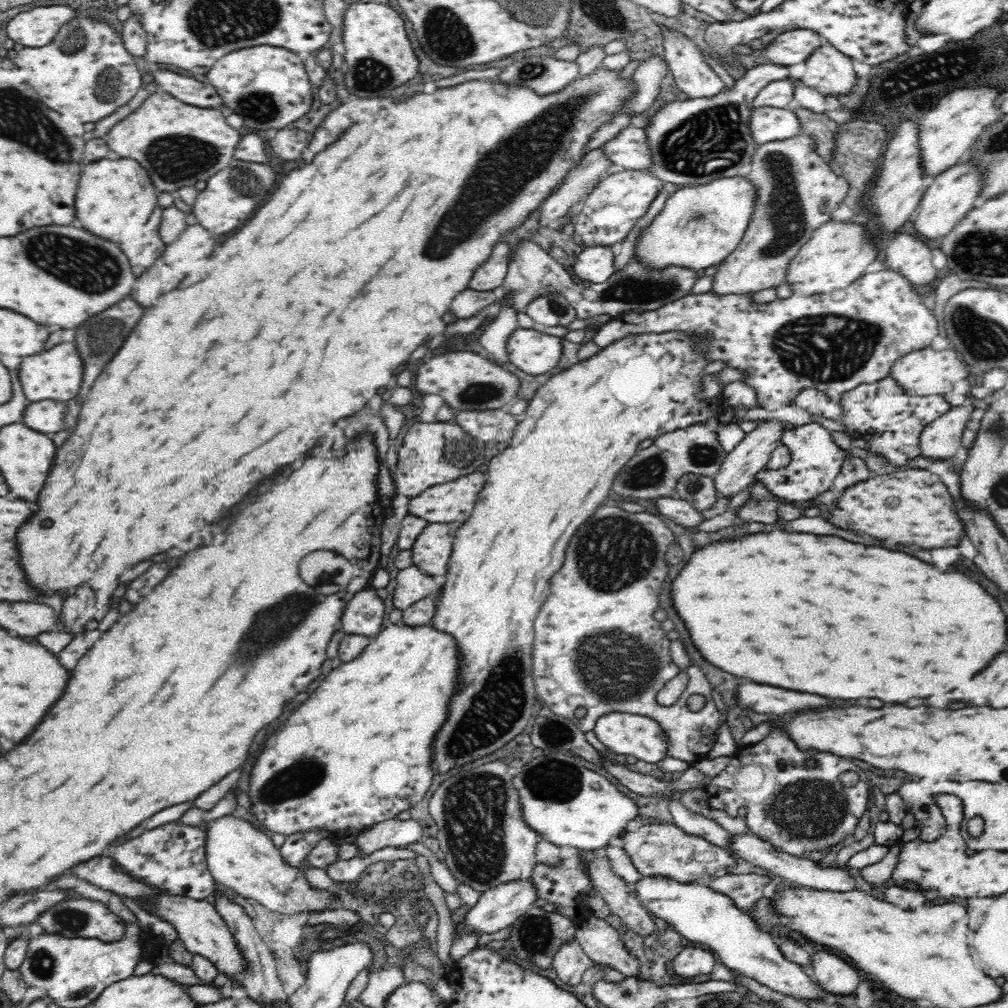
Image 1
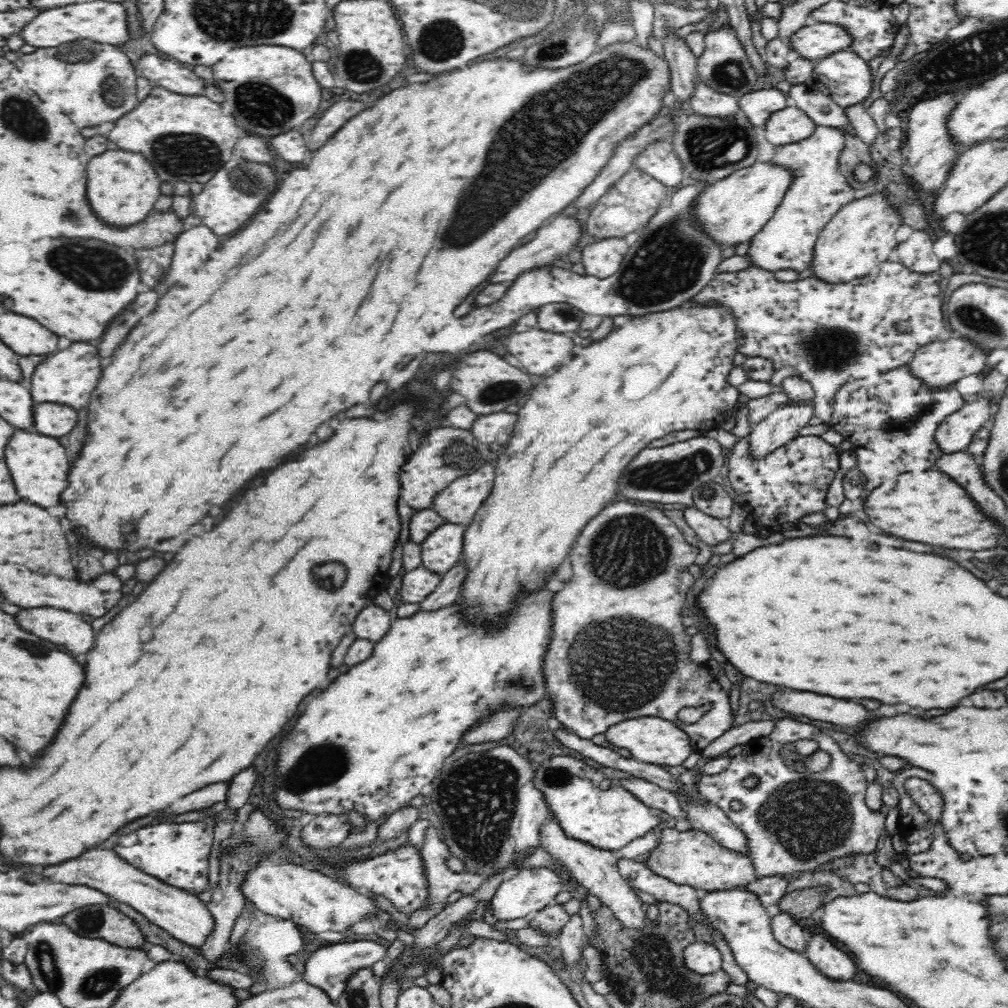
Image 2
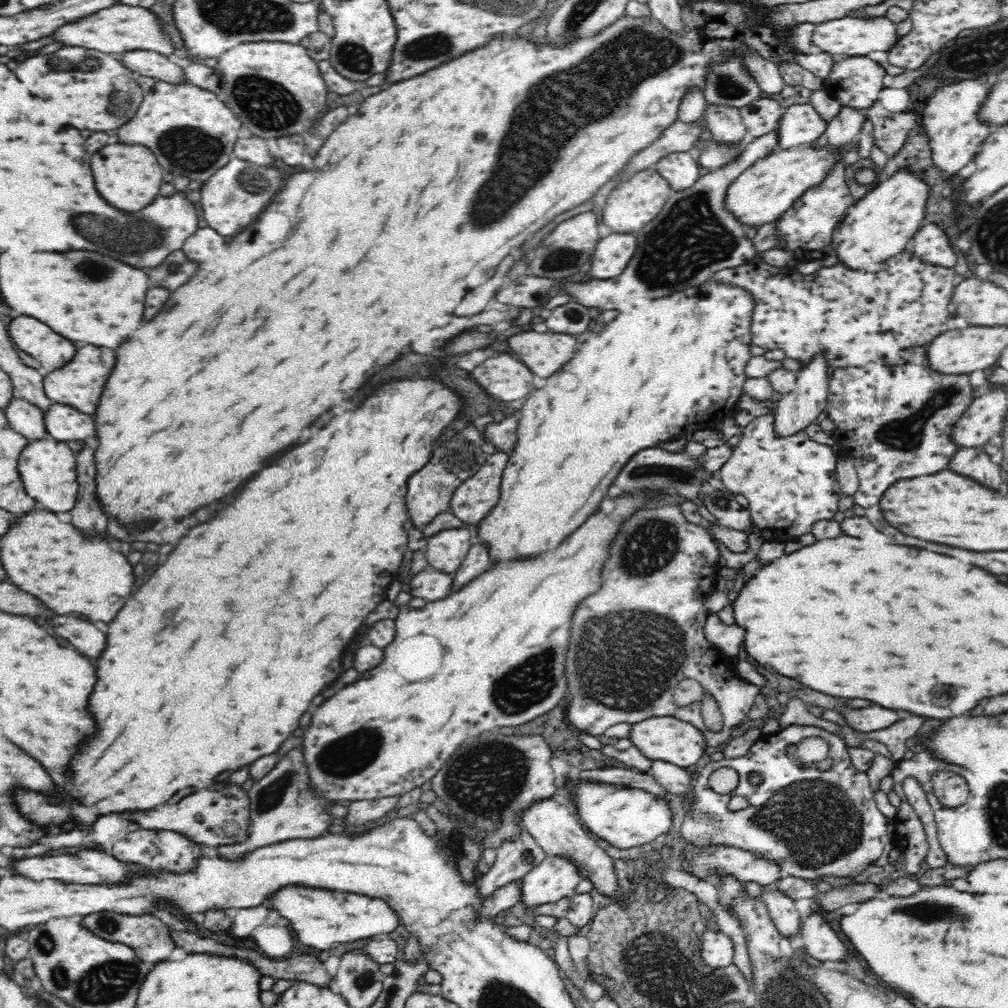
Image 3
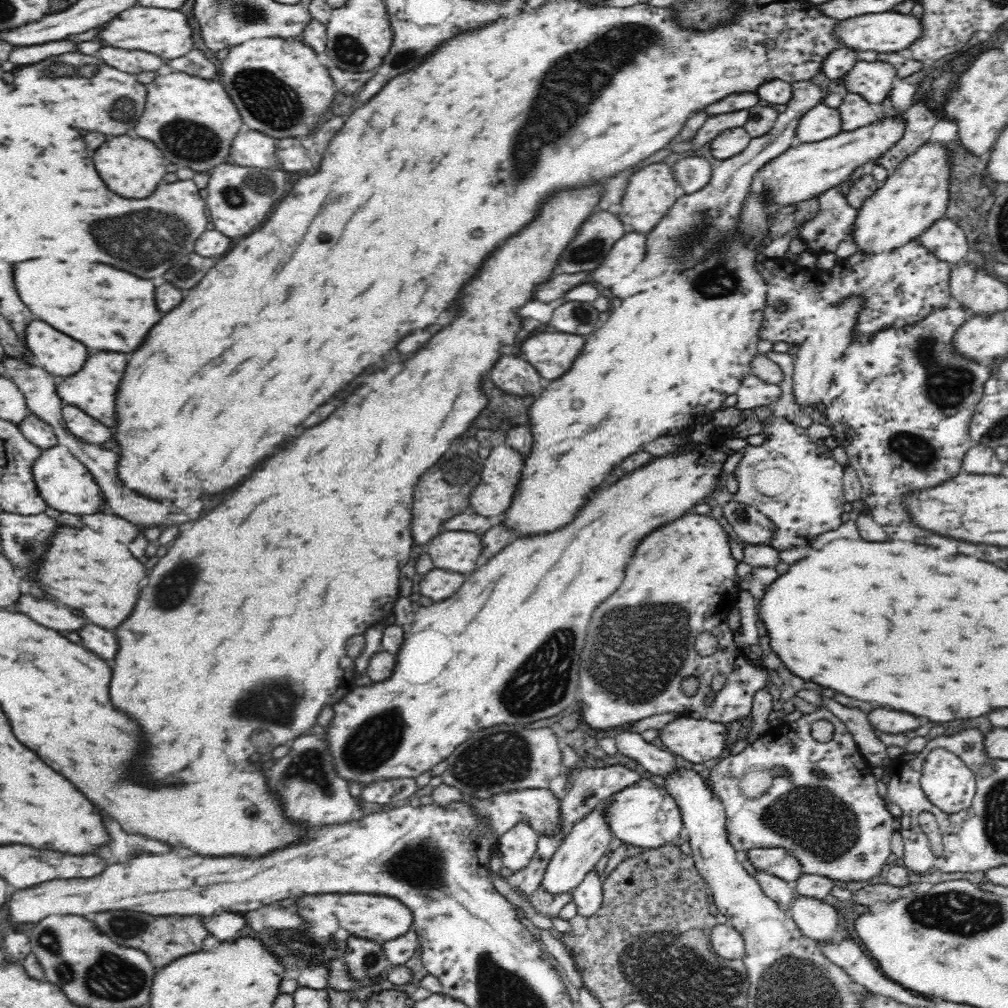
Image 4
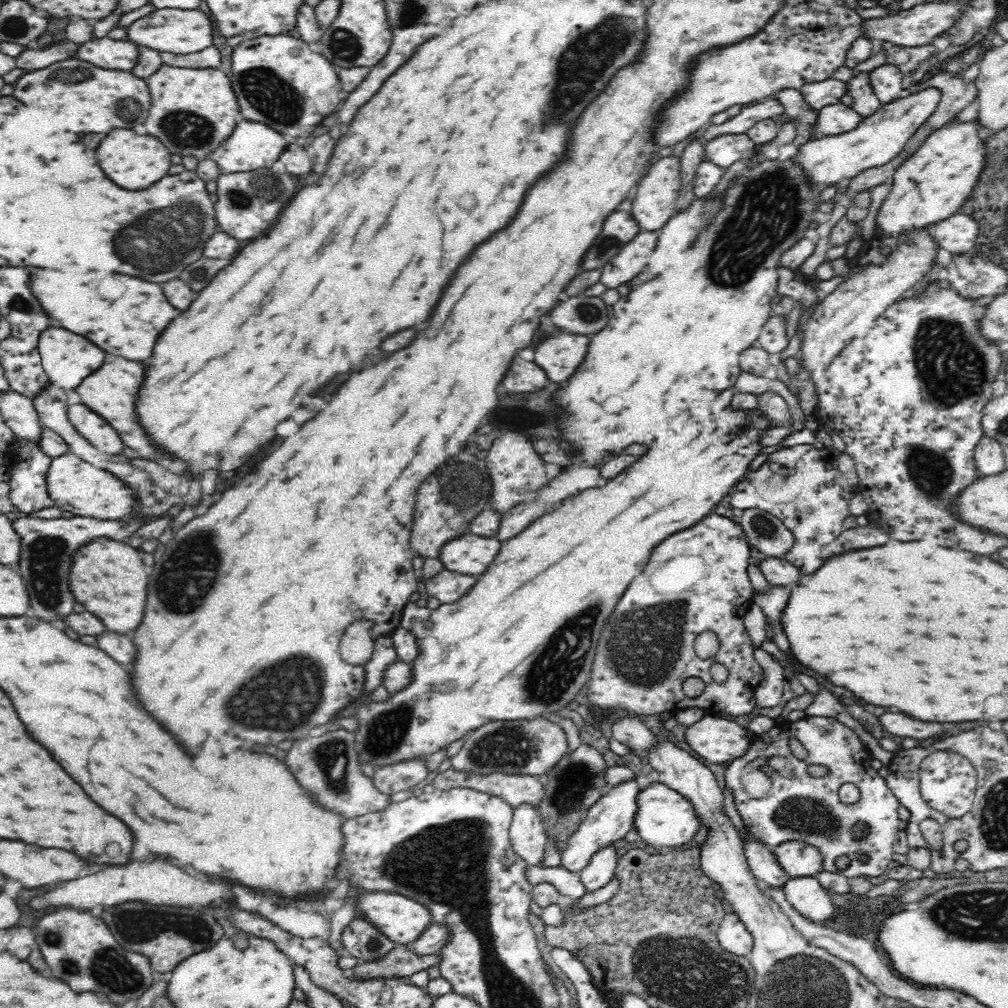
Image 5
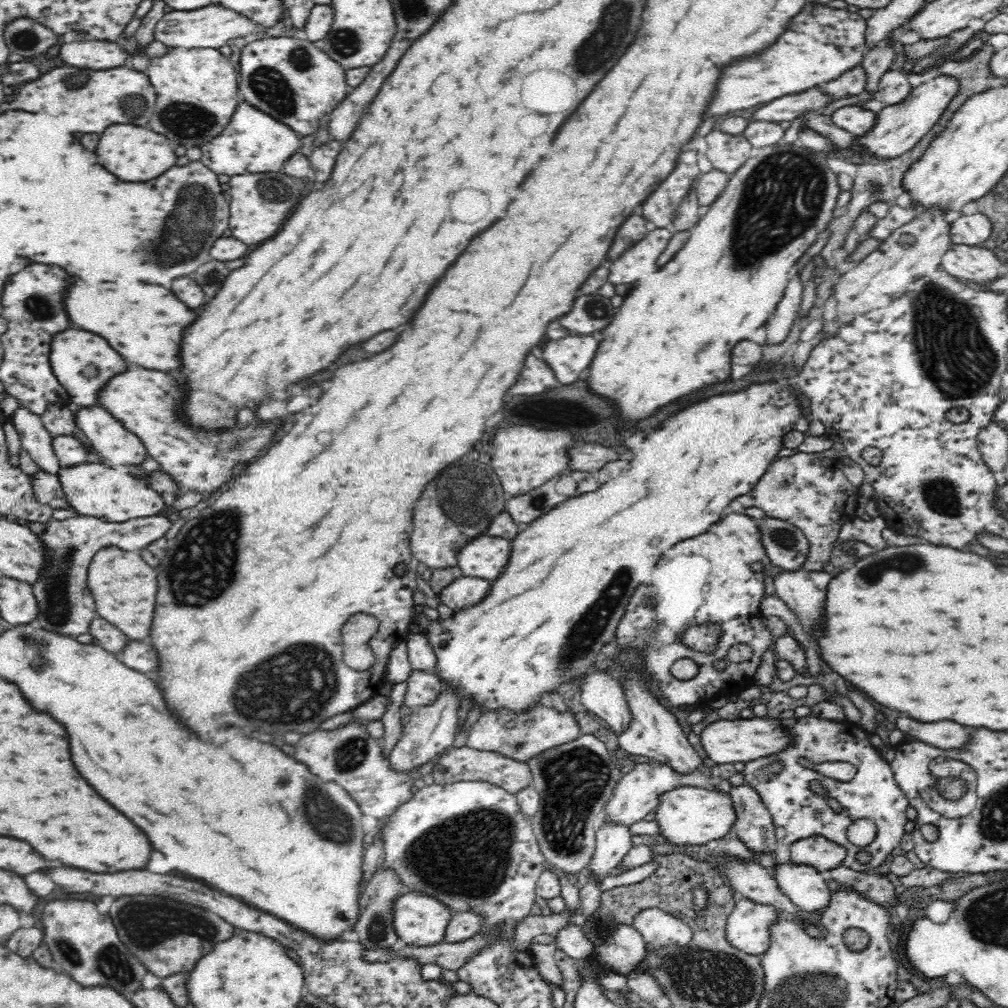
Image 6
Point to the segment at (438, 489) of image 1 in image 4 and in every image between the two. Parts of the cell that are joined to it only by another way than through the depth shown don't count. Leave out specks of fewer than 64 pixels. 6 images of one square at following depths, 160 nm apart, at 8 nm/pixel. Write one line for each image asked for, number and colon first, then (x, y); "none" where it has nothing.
2: (459, 504)
3: (476, 498)
4: (503, 468)

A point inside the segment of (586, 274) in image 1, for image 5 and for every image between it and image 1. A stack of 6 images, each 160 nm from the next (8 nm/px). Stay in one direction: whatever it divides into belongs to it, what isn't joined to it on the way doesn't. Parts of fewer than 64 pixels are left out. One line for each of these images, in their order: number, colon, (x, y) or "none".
2: (604, 257)
3: (614, 251)
4: (629, 251)
5: (636, 254)

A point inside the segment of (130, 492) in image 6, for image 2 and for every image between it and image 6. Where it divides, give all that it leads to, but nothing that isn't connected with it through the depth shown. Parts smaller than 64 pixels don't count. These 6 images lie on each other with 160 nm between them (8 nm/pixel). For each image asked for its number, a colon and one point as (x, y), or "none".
2: (38, 464)
3: (48, 467)
4: (67, 485)
5: (85, 490)

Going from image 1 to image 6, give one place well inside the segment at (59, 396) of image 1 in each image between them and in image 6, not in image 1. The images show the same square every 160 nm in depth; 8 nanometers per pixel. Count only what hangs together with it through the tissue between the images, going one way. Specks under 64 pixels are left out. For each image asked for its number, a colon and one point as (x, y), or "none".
2: (68, 377)
3: (80, 384)
4: (94, 390)
5: (113, 393)
6: (149, 403)

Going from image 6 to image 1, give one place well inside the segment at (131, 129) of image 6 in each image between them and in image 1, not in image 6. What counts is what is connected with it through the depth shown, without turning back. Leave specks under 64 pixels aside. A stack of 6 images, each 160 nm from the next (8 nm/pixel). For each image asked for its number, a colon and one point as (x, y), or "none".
1: (118, 202)
2: (124, 188)
3: (129, 176)
4: (132, 166)
5: (132, 160)

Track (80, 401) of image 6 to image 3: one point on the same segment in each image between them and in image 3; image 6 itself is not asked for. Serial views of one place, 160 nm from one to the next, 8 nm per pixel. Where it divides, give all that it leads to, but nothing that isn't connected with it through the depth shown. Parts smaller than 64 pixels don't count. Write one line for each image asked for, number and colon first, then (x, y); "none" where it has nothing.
3: (52, 351)
4: (56, 353)
5: (68, 358)

